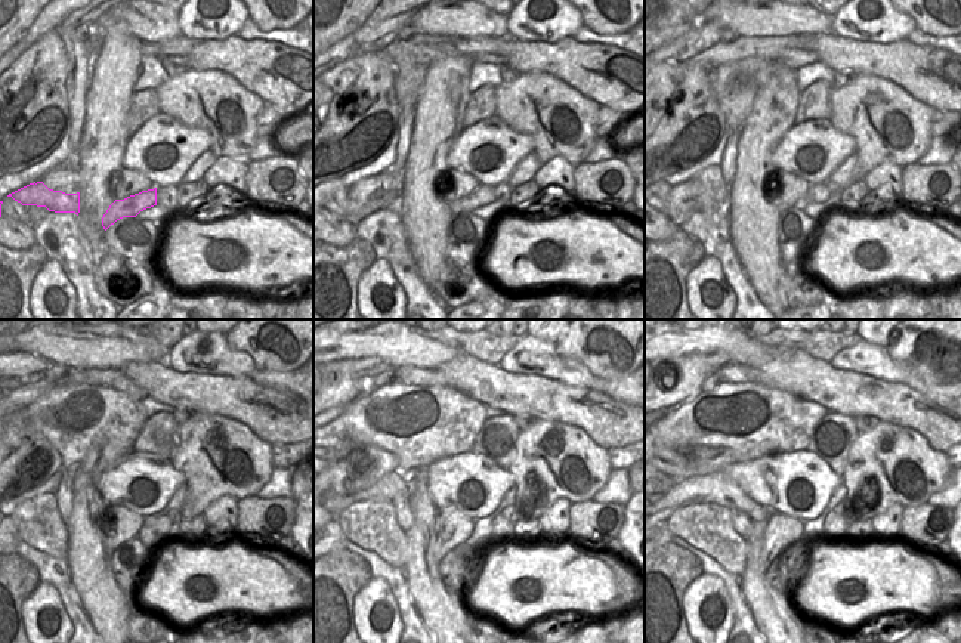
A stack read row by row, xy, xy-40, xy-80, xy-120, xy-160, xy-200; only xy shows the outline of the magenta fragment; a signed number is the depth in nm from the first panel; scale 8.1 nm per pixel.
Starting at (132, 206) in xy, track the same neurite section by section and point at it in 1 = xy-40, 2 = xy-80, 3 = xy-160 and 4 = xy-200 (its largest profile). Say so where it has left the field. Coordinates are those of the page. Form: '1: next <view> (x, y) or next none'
1: next xy-40 (484, 195)
2: next xy-80 (819, 192)
3: next xy-160 (501, 528)
4: next xy-200 (834, 526)

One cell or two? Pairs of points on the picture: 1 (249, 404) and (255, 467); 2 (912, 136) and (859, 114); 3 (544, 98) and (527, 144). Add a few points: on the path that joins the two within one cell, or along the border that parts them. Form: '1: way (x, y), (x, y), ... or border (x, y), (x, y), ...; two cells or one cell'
1: border (221, 414), (244, 423), (271, 445); two cells
2: way (899, 130), (878, 114), (873, 114); one cell
3: border (500, 118), (513, 130), (527, 133), (534, 150); two cells

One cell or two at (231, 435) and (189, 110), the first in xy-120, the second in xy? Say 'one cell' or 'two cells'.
one cell

